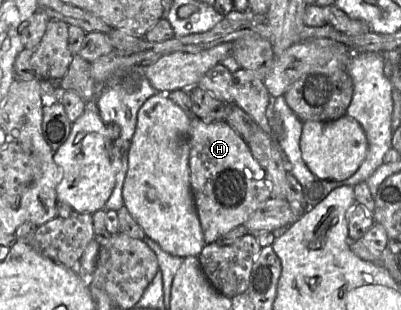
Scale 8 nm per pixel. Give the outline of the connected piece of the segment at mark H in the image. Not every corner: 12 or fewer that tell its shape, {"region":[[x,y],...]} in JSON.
{"region":[[190,116],[190,185],[206,244],[269,198],[226,122]]}

